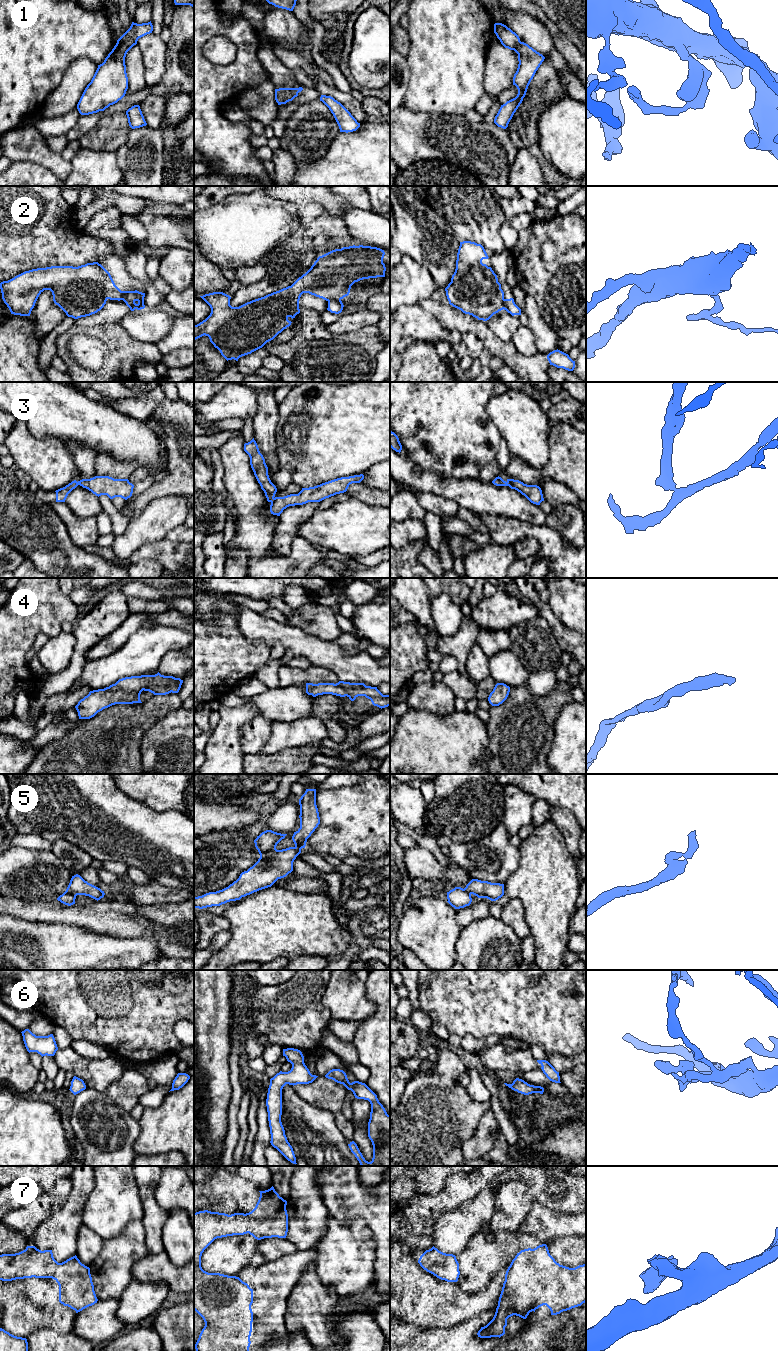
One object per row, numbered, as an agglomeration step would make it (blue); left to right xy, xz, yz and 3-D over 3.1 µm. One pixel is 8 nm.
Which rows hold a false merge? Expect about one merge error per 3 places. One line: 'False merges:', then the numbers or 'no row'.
False merges: 2, 3

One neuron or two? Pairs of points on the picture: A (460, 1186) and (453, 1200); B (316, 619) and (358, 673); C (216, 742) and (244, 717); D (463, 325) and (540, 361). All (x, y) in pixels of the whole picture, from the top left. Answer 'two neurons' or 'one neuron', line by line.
A: one neuron
B: two neurons
C: one neuron
D: one neuron

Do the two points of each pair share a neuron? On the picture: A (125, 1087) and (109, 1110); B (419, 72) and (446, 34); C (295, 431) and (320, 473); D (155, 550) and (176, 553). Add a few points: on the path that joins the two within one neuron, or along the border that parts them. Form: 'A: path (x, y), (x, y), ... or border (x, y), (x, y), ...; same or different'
A: border (104, 1093), (129, 1113); different
B: path (428, 63), (446, 43); same
C: path (305, 441), (320, 456), (320, 463); same
D: path (160, 550), (171, 553); same

